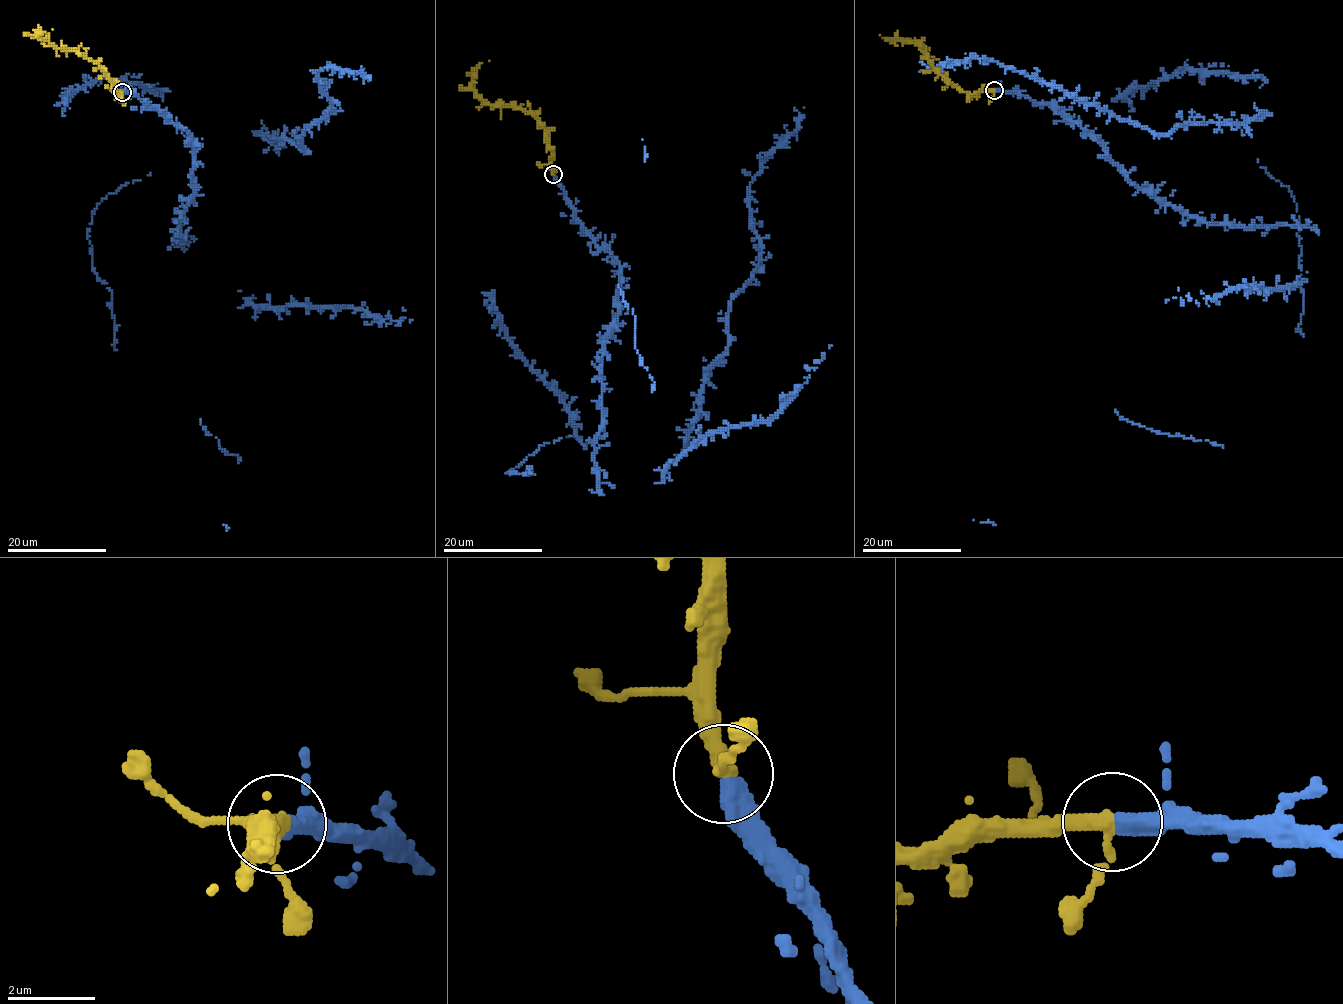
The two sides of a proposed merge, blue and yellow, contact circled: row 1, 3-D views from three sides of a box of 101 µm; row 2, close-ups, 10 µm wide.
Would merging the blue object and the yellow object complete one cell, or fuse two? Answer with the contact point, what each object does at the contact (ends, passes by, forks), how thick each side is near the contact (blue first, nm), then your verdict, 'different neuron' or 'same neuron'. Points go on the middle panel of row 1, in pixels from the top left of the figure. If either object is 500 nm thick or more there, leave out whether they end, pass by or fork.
(553, 174) | blue ends | yellow passes by | 480/340 nm | same neuron

